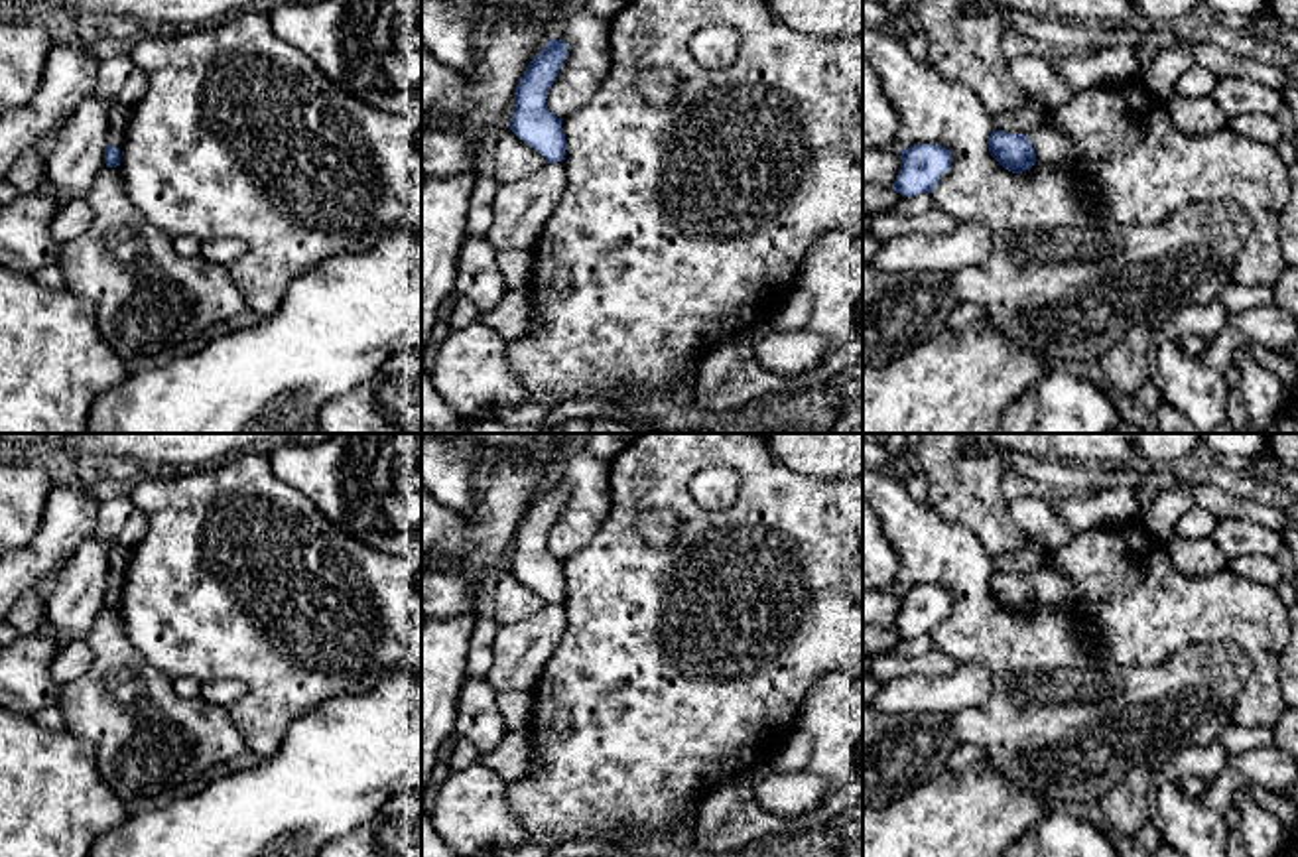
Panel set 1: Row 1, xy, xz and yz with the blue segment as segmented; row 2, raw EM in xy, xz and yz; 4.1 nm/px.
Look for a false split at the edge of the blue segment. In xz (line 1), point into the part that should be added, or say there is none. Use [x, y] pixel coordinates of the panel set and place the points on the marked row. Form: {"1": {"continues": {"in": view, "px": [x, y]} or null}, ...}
{"1": {"continues": {"in": "xz", "px": [520, 209]}}}

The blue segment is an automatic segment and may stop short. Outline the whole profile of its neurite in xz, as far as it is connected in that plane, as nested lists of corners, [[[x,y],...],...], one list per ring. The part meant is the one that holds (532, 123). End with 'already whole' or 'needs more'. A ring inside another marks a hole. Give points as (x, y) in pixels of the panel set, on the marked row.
[[[552,37],[528,63],[516,87],[516,108],[508,128],[548,164],[532,177],[498,185],[487,234],[494,250],[534,248],[563,195],[565,134],[546,97],[565,57],[567,43]]] | needs more

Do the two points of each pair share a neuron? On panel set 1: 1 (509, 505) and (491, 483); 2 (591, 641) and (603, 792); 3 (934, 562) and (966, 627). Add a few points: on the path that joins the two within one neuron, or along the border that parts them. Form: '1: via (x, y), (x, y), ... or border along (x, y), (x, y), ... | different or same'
1: via (503, 499), (497, 489) | same
2: via (603, 678), (603, 755) | same
3: via (952, 574), (970, 592), (970, 609) | same

